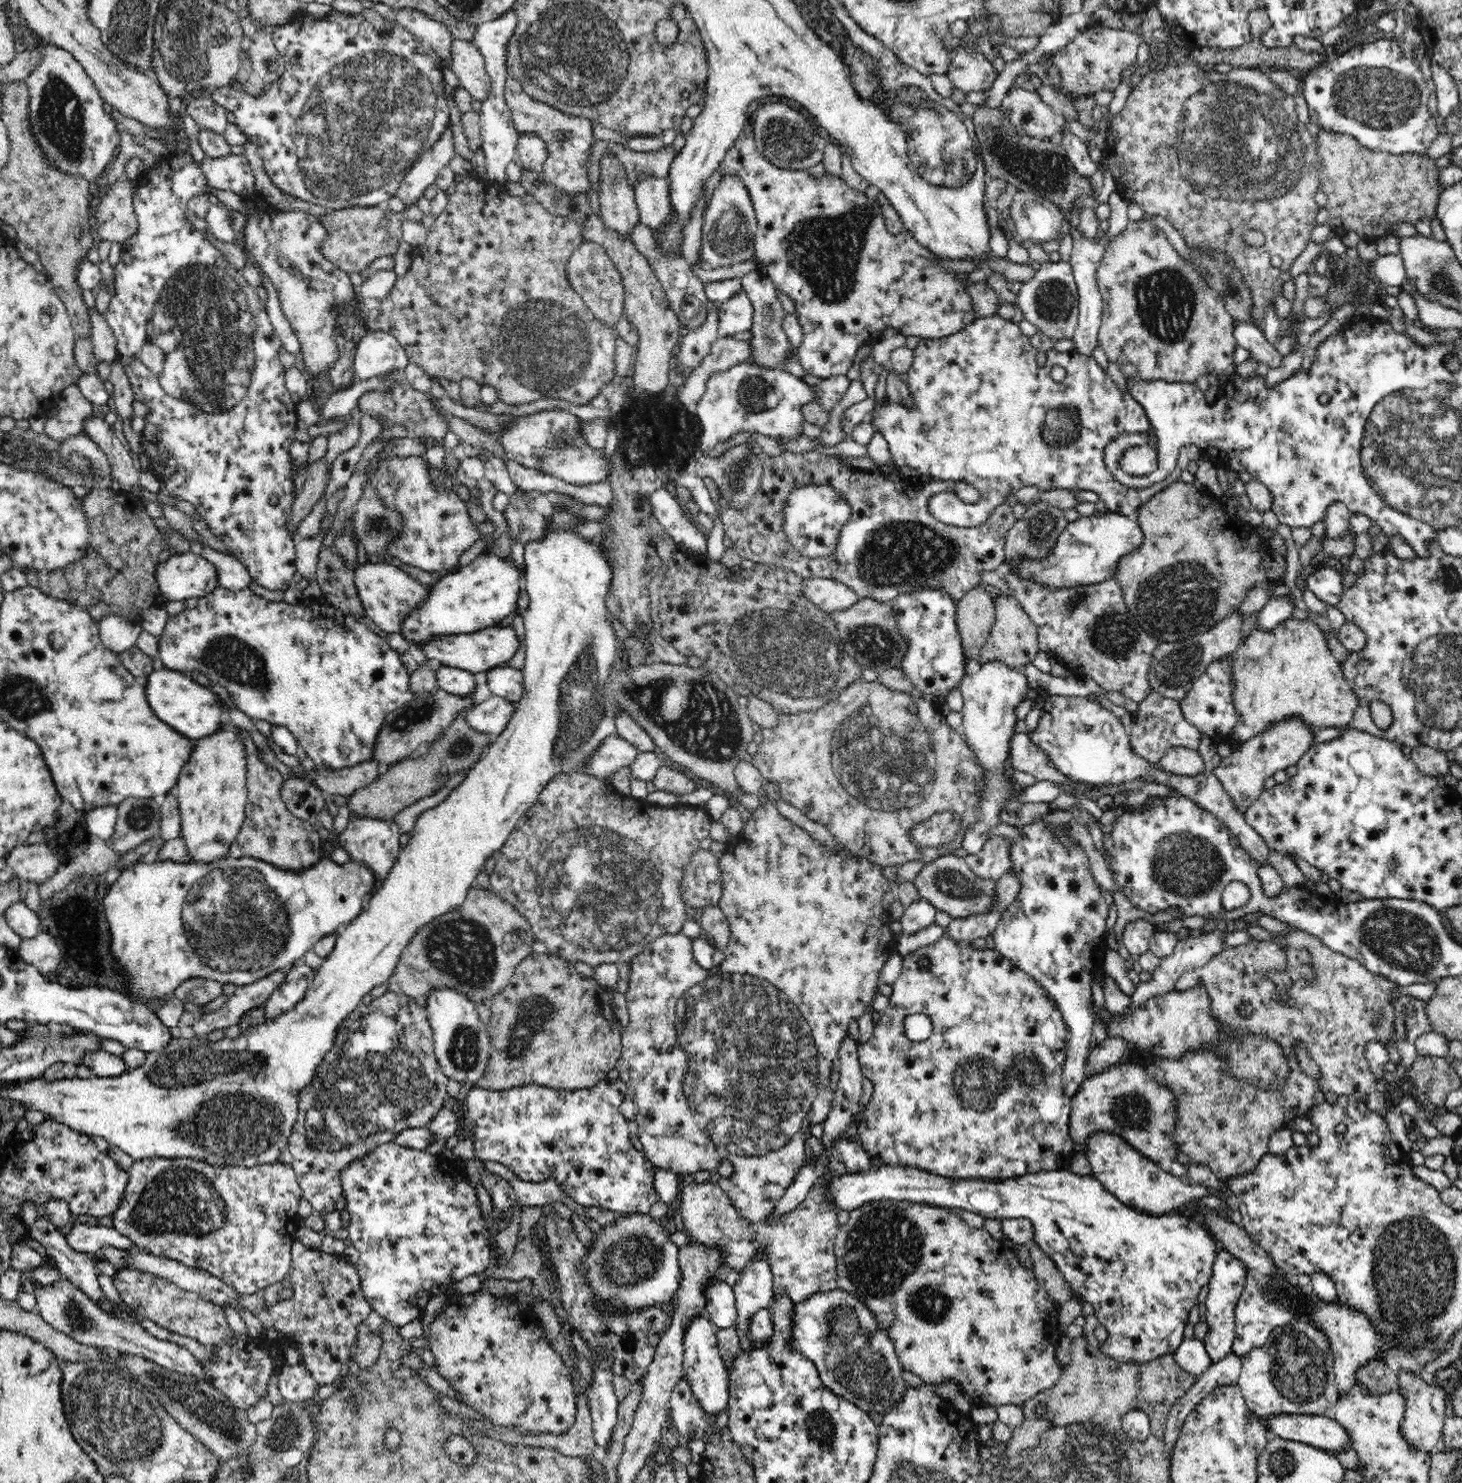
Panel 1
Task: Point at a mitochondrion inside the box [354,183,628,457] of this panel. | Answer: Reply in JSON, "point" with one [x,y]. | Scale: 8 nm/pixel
{"point":[545,345]}

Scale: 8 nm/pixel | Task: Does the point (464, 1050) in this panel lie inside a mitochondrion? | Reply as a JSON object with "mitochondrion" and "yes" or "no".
{"mitochondrion":"yes"}

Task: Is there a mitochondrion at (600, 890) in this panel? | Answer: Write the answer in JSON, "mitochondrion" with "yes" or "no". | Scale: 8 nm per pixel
{"mitochondrion":"yes"}

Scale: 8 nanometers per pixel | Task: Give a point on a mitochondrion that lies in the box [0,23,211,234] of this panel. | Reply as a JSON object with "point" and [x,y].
{"point":[60,119]}

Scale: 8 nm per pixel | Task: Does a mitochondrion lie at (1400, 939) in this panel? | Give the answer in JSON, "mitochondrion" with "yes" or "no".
{"mitochondrion":"yes"}

